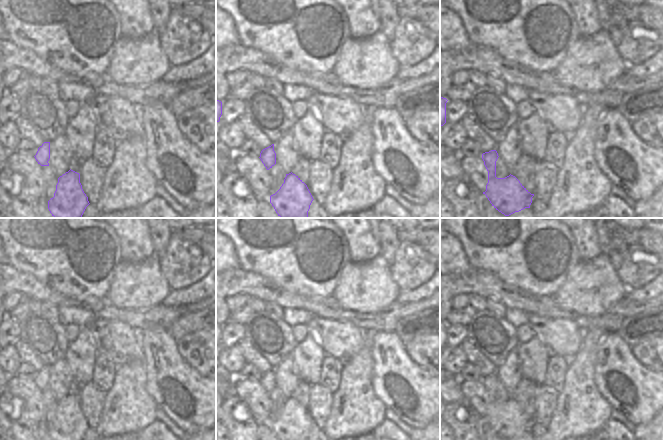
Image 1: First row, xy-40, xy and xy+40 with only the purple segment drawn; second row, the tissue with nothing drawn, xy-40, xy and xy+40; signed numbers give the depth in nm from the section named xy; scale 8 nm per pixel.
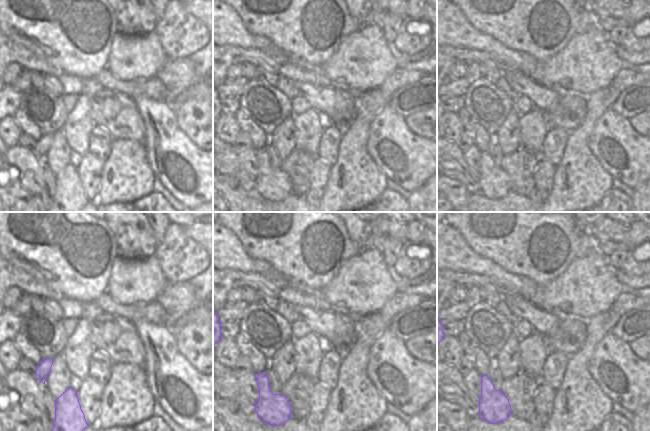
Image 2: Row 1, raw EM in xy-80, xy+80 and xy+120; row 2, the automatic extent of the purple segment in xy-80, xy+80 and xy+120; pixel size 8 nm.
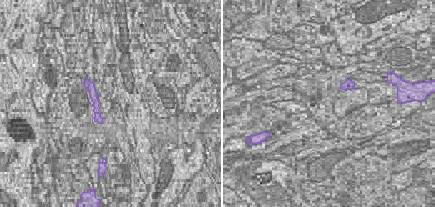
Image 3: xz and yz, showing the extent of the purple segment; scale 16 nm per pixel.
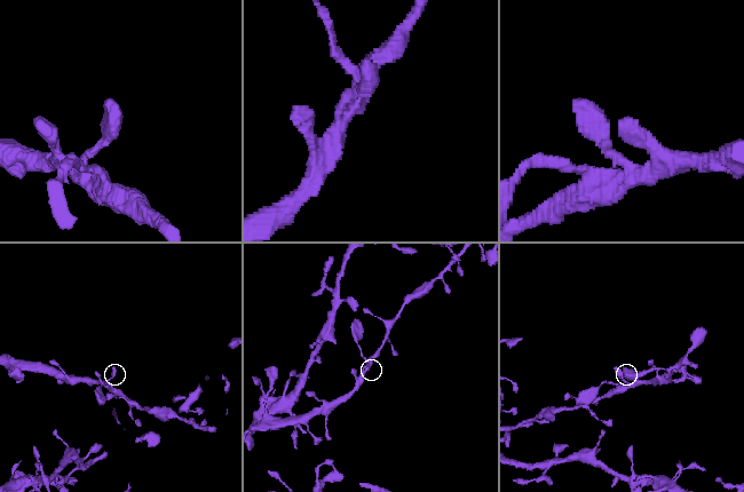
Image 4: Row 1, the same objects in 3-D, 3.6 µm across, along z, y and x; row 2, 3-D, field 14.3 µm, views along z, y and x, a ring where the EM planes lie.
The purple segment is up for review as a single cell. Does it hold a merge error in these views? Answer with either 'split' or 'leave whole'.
leave whole

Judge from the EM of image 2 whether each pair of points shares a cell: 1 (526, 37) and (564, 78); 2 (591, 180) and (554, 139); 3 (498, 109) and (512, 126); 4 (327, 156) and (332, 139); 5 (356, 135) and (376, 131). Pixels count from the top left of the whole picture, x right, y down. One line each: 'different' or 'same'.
1: different
2: different
3: different
4: same
5: different

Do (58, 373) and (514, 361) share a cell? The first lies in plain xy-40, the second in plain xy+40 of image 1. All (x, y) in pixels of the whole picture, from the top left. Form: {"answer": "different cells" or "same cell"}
{"answer": "same cell"}

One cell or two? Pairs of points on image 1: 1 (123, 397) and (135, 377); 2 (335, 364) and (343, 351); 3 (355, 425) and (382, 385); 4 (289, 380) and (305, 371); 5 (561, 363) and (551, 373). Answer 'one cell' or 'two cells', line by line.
1: one cell
2: two cells
3: two cells
4: two cells
5: one cell

